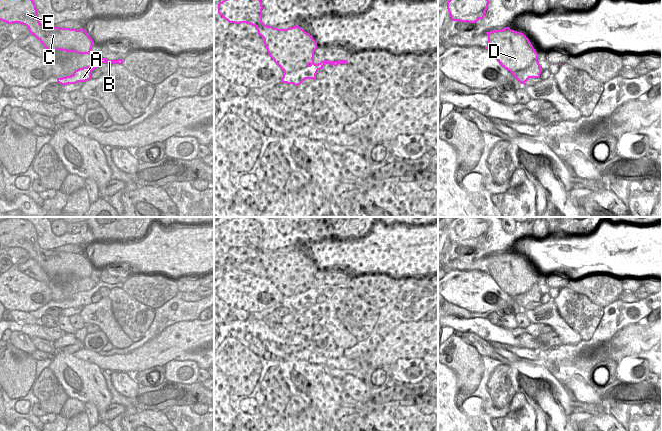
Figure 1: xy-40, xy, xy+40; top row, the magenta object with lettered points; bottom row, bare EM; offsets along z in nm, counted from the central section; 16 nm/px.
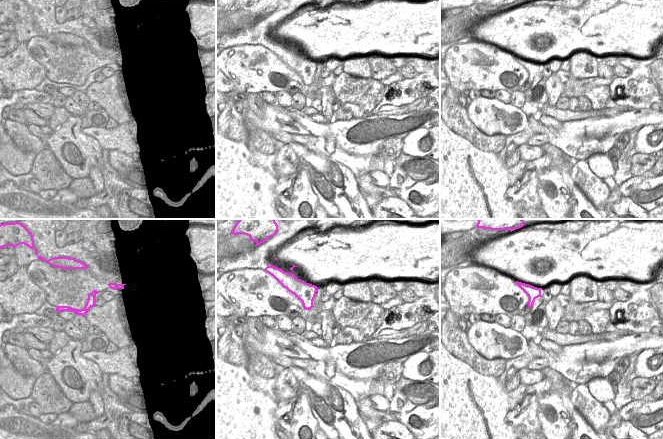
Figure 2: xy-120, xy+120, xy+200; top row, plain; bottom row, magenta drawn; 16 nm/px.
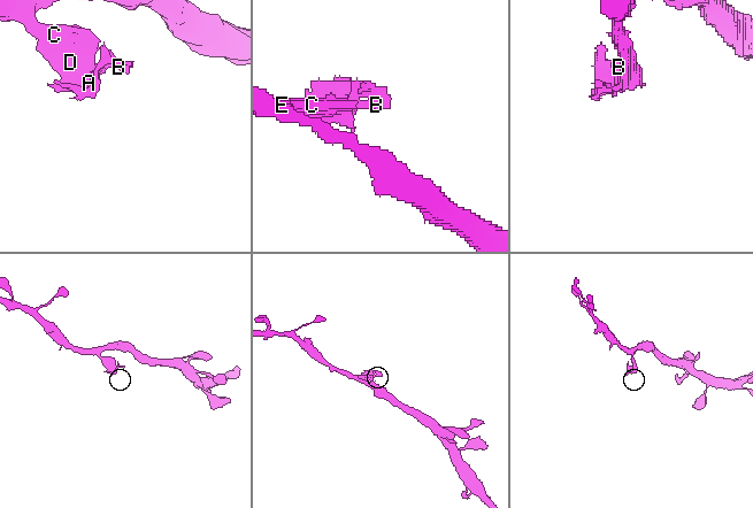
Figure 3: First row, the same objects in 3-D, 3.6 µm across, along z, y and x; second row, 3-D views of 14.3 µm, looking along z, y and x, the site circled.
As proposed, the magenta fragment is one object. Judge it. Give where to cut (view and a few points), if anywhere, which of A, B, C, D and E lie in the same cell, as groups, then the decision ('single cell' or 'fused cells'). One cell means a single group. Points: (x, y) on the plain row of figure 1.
xy (314, 287), (297, 294), (284, 296) | A B / C D E | fused cells

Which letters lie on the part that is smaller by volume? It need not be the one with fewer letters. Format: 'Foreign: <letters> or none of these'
Foreign: A, B

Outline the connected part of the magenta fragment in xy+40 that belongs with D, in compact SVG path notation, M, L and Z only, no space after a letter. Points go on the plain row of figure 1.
M505 251L486 258L488 260L486 273L495 280L502 291L510 296L524 294L538 283L538 277L521 256Z

